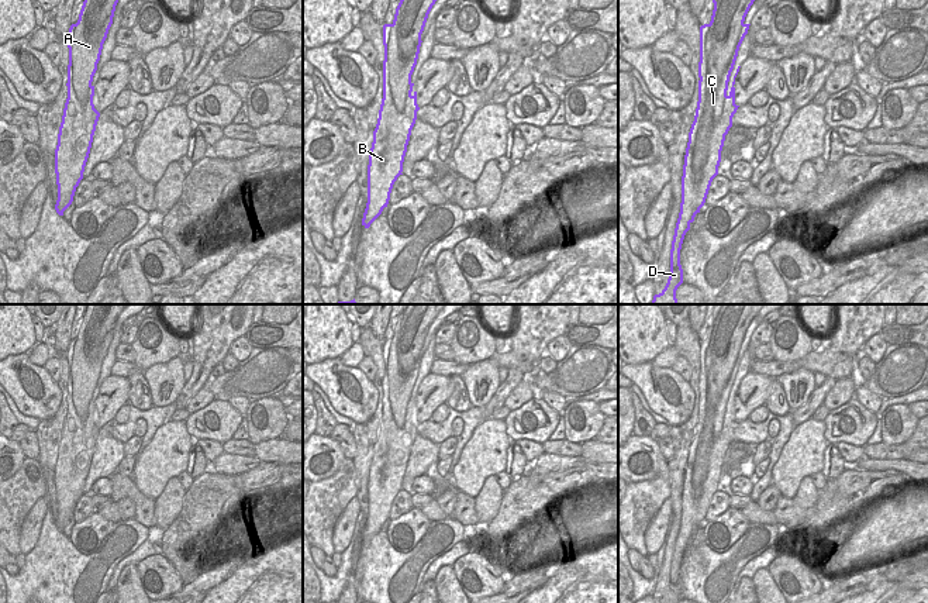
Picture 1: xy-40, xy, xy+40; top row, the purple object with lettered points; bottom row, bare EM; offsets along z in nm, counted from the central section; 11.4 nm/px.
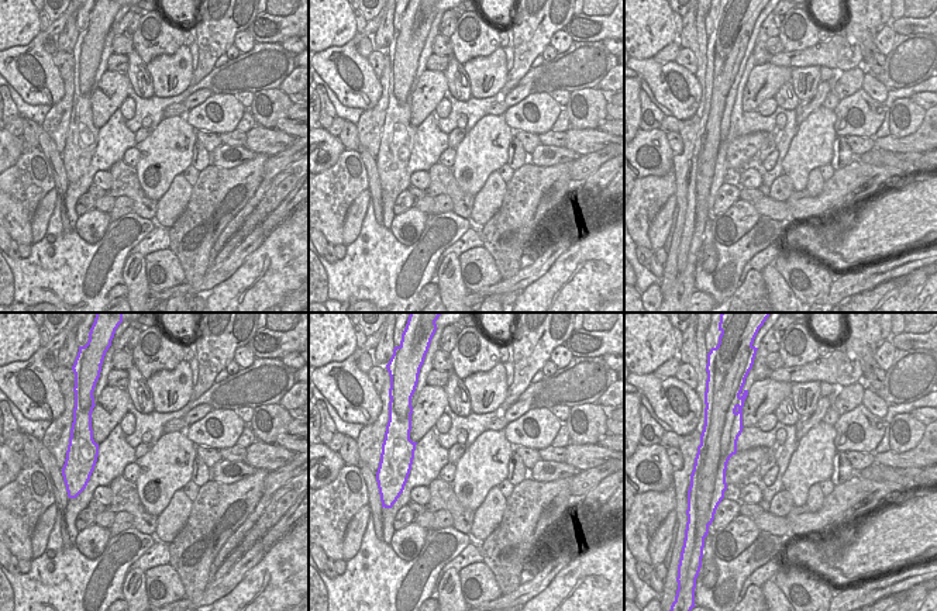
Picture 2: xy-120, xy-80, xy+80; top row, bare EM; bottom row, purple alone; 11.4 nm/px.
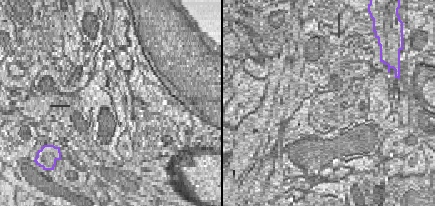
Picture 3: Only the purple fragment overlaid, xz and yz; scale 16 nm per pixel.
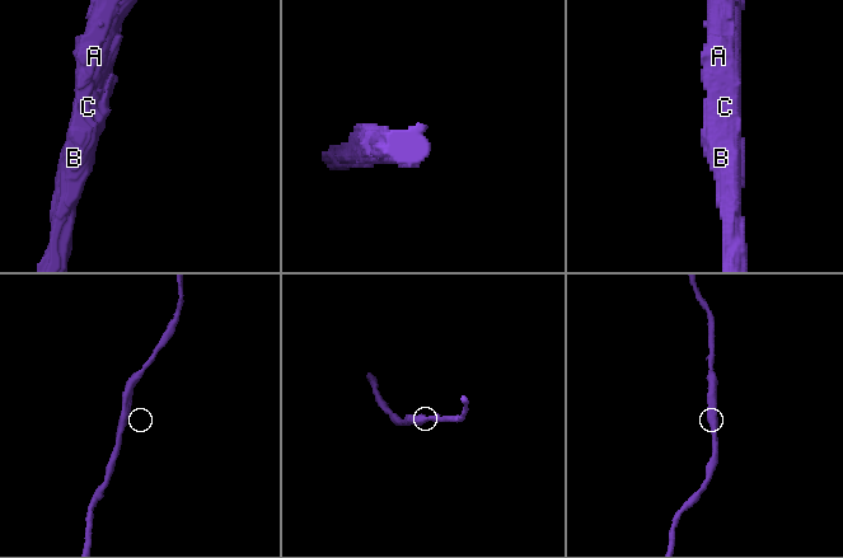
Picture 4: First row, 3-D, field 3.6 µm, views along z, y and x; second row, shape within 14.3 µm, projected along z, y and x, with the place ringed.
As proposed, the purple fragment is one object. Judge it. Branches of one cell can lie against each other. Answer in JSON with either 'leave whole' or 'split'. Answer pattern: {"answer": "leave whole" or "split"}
{"answer": "leave whole"}

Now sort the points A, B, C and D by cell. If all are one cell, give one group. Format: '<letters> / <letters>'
A B C D

